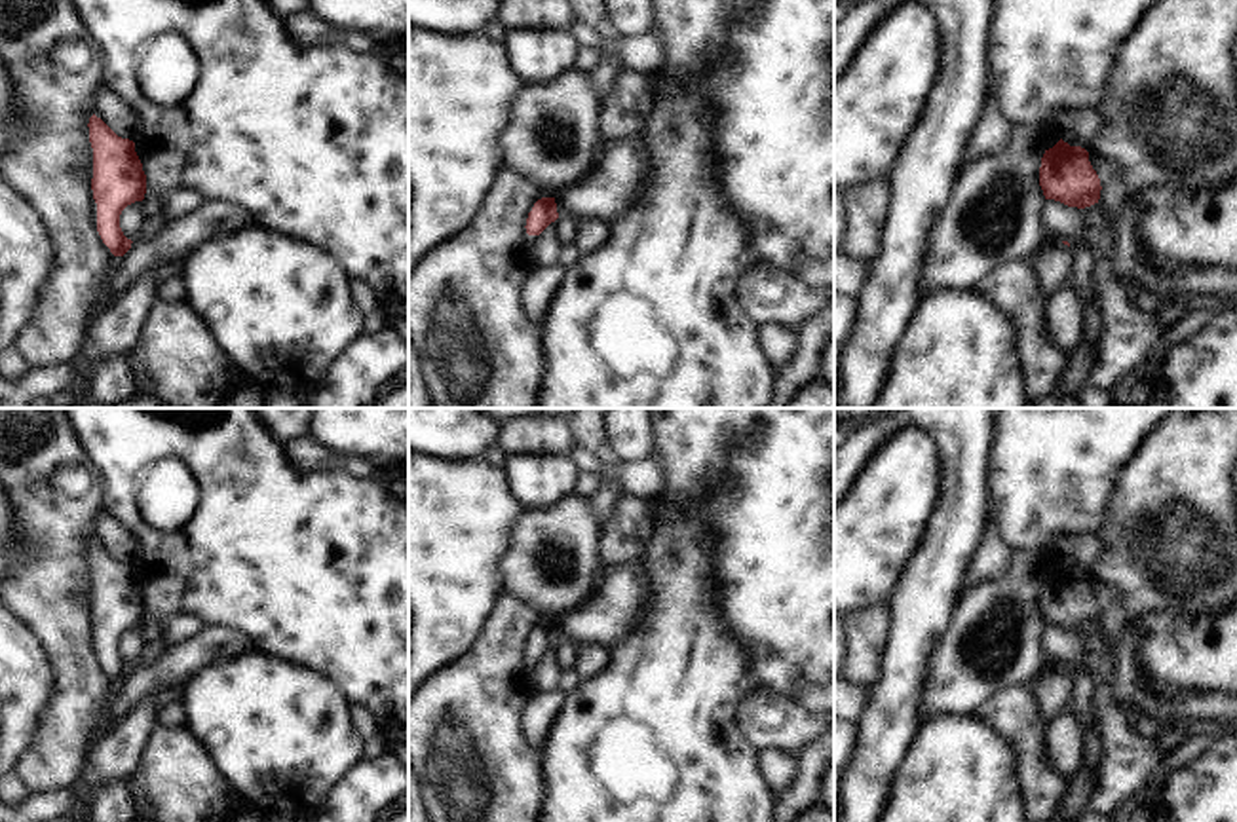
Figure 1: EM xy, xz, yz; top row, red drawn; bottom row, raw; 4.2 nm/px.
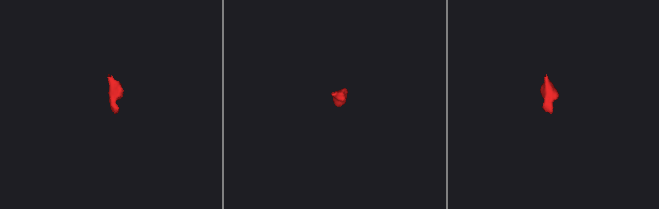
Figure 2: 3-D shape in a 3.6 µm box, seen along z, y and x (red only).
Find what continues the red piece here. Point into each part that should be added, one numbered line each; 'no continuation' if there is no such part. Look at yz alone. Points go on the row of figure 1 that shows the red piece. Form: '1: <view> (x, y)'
no continuation

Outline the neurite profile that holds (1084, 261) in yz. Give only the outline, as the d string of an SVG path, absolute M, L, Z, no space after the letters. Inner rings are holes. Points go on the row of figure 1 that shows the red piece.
M1070 243L1070 247L1074 256L1070 285L1085 306L1093 292L1094 254L1089 243Z

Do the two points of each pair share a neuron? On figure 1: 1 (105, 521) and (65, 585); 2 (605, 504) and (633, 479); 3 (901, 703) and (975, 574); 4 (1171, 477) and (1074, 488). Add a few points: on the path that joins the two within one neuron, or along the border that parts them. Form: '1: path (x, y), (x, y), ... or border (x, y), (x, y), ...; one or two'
1: border (105, 507), (97, 513), (94, 534); two
2: border (622, 494), (612, 488), (601, 488), (591, 500); two
3: border (981, 541), (964, 583); two
4: border (1137, 447), (1118, 471), (1097, 526); two

